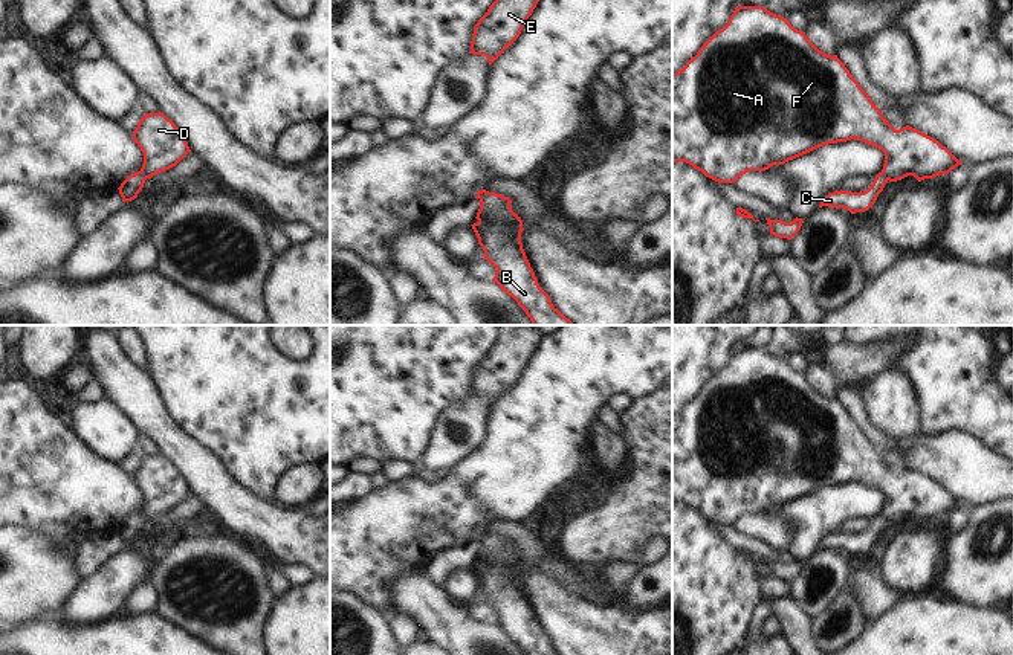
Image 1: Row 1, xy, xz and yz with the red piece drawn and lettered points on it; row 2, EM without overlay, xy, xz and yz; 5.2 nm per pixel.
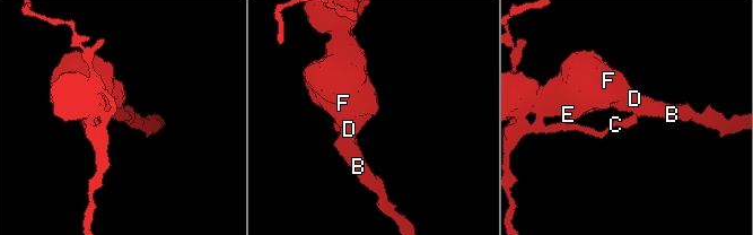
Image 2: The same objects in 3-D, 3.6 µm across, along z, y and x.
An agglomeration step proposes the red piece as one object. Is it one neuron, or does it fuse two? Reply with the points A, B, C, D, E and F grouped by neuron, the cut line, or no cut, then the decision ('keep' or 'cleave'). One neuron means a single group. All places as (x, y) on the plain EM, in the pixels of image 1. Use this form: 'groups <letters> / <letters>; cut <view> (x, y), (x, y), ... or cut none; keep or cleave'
groups A B D E F / C; cut yz (882, 513), (888, 521); cleave

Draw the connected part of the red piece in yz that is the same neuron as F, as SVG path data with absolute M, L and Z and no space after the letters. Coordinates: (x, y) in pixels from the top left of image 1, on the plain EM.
M736 348L727 366L704 383L681 412L672 415L672 504L686 504L718 525L735 525L749 513L765 513L819 489L851 481L885 495L882 515L889 524L908 518L921 524L949 516L963 505L934 479L909 467L895 472L837 397L824 395L805 374L764 348Z

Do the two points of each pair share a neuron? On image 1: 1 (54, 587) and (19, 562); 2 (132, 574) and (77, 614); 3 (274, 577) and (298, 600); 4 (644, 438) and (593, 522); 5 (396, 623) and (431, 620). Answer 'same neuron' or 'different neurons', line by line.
1: same neuron
2: same neuron
3: different neurons
4: same neuron
5: different neurons

